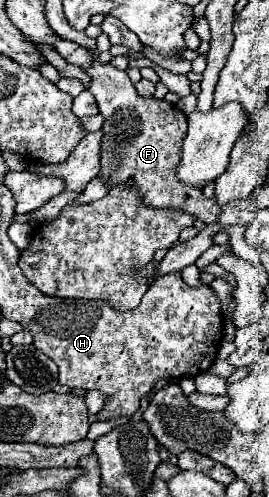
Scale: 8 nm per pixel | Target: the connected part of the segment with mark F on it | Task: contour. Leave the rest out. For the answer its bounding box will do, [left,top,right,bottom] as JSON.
[86,59,220,225]

